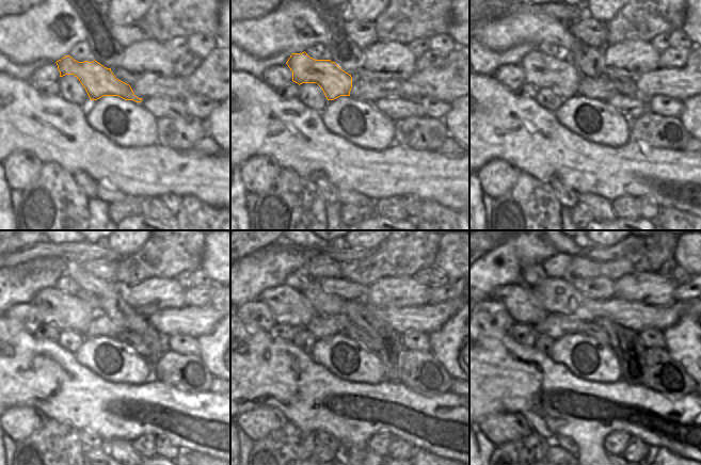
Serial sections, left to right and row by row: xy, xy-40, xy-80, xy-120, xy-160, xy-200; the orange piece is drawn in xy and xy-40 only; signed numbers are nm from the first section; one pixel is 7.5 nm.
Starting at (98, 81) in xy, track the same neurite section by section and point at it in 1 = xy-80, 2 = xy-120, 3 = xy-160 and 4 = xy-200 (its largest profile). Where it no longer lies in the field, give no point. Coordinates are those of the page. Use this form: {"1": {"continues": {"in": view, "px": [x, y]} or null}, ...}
{"1": {"continues": {"in": "xy-80", "px": [562, 77]}}, "2": {"continues": {"in": "xy-120", "px": [64, 310]}}, "3": {"continues": {"in": "xy-160", "px": [289, 306]}}, "4": {"continues": {"in": "xy-200", "px": [521, 303]}}}

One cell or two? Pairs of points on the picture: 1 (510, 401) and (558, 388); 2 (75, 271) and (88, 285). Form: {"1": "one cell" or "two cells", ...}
{"1": "one cell", "2": "one cell"}

